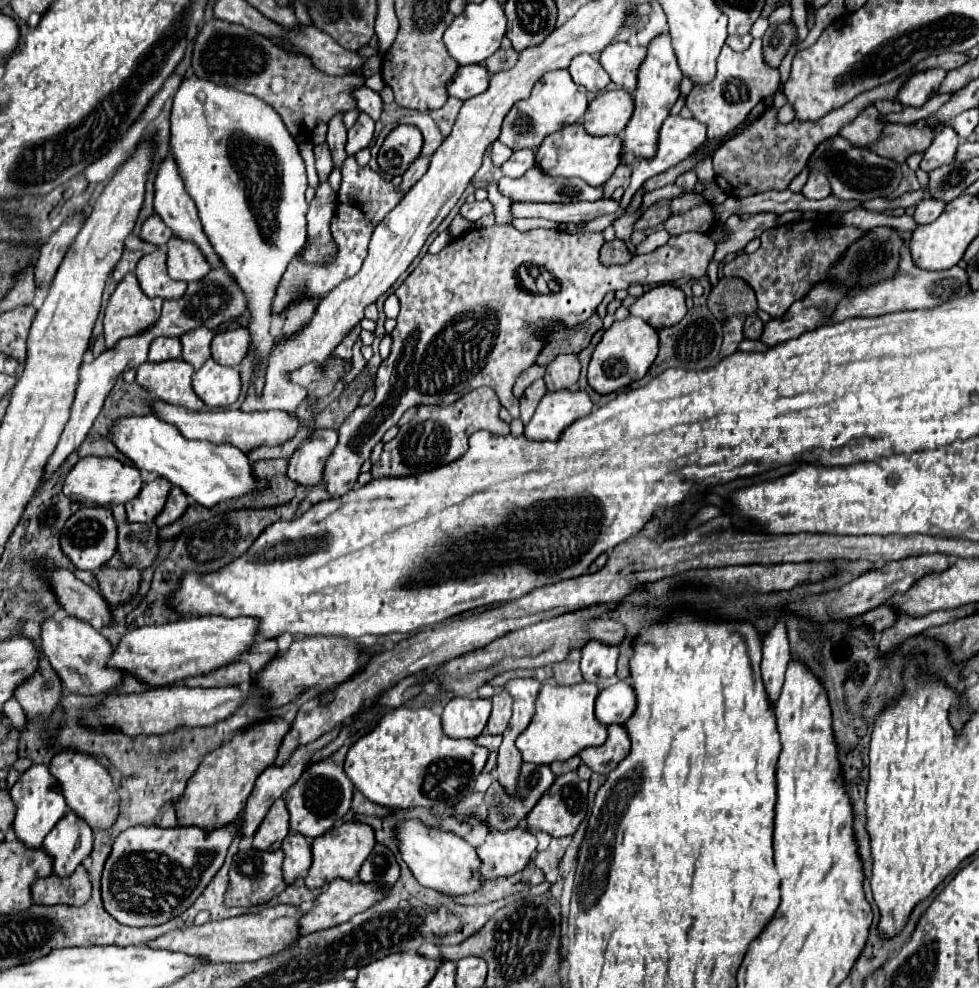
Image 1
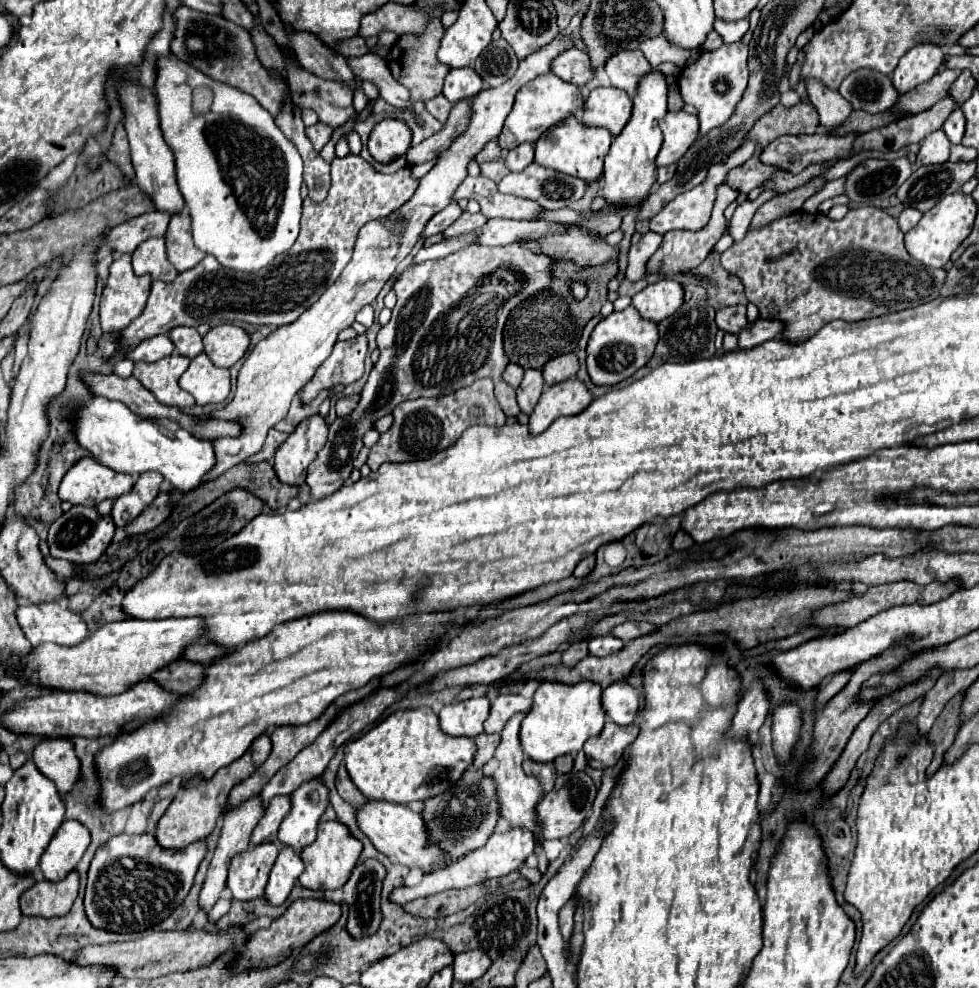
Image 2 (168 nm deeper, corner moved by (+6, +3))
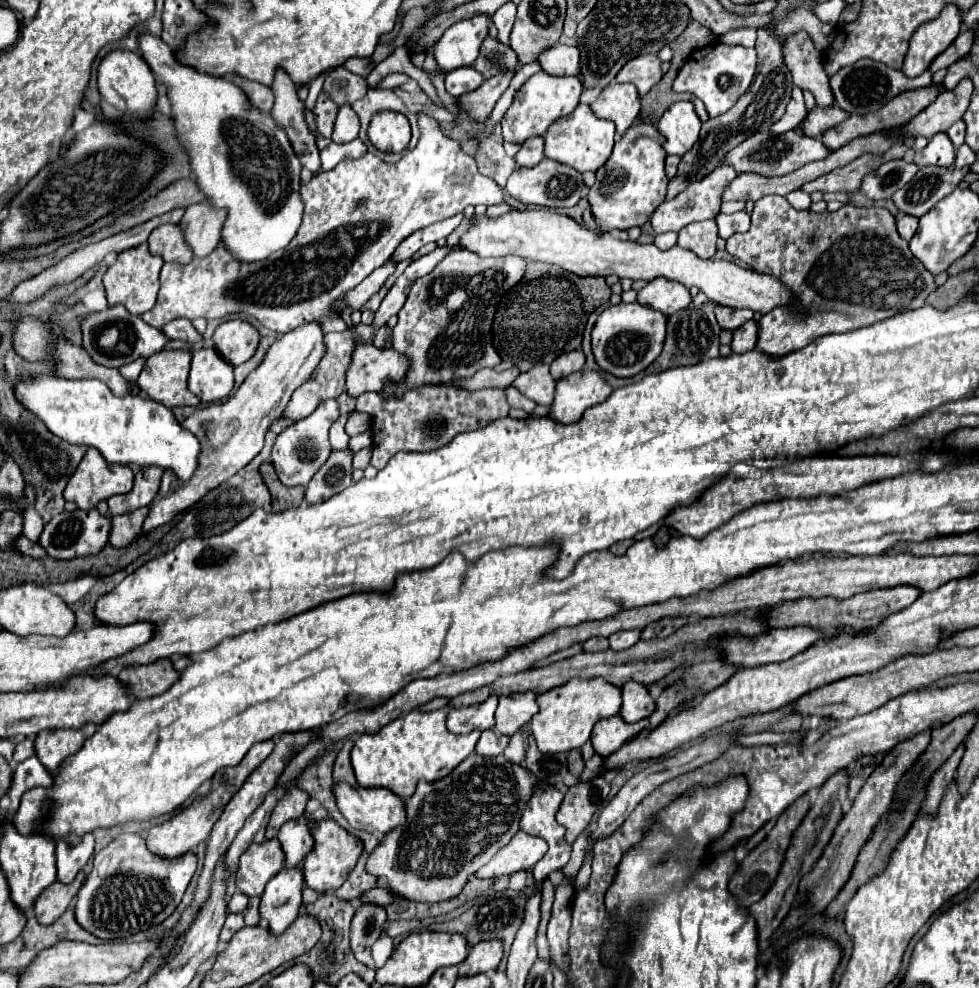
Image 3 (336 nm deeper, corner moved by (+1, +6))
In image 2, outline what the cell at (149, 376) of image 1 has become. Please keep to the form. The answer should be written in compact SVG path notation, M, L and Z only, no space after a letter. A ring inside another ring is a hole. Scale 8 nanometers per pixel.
M170 354L168 358L162 358L152 364L136 362L134 378L138 378L142 386L148 388L160 404L190 408L196 404L194 396L190 396L178 386L178 378L184 374L188 364L190 364L190 358L180 354Z

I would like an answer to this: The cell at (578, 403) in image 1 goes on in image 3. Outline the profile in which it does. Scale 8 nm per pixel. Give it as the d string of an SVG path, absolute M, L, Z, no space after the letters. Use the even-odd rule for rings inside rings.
M577 371L555 387L555 401L549 409L549 417L557 423L579 421L583 411L605 401L613 389L603 381L597 371Z

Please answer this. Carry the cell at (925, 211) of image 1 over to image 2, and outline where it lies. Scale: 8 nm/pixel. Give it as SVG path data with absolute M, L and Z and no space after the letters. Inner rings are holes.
M904 208L902 214L898 216L898 224L902 232L908 232L910 228L914 228L918 224L918 220L922 218L922 212L918 212L916 208Z

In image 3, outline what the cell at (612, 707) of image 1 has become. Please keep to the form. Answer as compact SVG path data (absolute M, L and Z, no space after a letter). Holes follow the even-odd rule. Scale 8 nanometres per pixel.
M629 681L621 687L621 717L627 723L637 723L645 717L649 717L655 709L655 701L651 699L645 685Z

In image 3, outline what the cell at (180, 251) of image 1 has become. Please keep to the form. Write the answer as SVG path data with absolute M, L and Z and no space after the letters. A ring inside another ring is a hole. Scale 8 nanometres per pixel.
M205 203L185 209L179 227L195 257L207 257L219 245L221 221L225 221L225 213L217 213L217 209L209 209Z

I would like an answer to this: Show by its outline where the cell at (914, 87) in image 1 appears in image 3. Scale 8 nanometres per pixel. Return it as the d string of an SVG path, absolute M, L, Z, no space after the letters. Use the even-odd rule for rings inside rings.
M949 5L941 11L941 17L921 25L917 33L913 33L909 41L909 51L903 61L903 73L907 77L917 77L929 69L933 57L937 57L943 49L947 49L961 29L961 13L955 5Z

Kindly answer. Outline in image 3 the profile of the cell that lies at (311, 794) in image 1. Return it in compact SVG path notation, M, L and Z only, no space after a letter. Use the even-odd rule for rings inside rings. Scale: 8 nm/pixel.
M301 815L299 819L287 821L277 839L285 851L285 867L301 865L303 857L313 849L313 835L311 835L311 821Z

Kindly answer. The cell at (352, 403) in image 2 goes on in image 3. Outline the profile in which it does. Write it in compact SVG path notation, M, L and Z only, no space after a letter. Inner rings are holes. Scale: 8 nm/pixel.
M353 411L353 413L349 415L349 421L347 421L345 431L347 431L349 437L353 437L353 435L359 435L359 433L367 431L369 427L371 427L369 415L367 415L367 413L361 413L361 411Z

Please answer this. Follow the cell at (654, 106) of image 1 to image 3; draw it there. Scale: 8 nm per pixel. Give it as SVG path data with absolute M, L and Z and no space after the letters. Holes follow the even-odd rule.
M639 117L615 143L609 161L597 171L597 181L587 195L601 231L629 229L635 225L641 227L663 203L669 183L669 179L665 177L667 153L663 145L665 137L657 131L657 123L645 117Z

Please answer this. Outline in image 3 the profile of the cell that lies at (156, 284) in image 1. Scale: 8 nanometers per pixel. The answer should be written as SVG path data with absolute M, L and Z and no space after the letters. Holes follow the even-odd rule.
M161 225L149 235L149 251L151 255L163 257L165 263L181 263L187 265L193 255L181 237L179 225Z

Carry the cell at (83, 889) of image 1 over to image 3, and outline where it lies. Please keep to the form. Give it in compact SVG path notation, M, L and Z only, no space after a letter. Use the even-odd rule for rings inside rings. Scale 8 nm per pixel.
M83 871L77 873L75 881L71 883L61 883L61 881L55 881L53 885L49 885L47 889L43 889L41 897L37 897L35 905L33 905L33 915L35 919L41 923L41 925L49 925L53 923L55 919L59 919L67 907L71 905L71 901L75 899L81 883L83 883Z

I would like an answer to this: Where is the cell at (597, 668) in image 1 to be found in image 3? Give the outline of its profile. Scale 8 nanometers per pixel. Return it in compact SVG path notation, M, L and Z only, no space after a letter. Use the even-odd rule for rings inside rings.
M631 629L631 631L621 631L621 633L613 633L609 637L609 647L613 651L621 651L621 649L629 649L631 645L635 645L639 641L639 633L637 629Z

